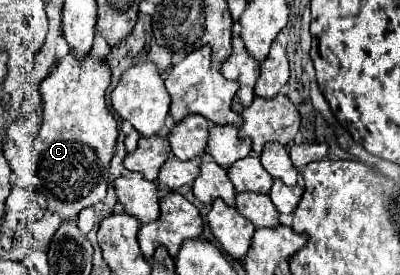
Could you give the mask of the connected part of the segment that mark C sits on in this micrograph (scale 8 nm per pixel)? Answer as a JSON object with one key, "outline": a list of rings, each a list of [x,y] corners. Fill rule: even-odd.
{"outline":[[[66,54],[40,86],[44,122],[34,140],[38,162],[32,172],[38,178],[38,186],[30,190],[42,194],[48,210],[58,212],[62,220],[78,216],[82,208],[94,206],[106,196],[108,168],[118,138],[118,124],[106,104],[108,86],[110,66],[106,66],[106,60],[94,58],[92,54],[86,58]]]}

